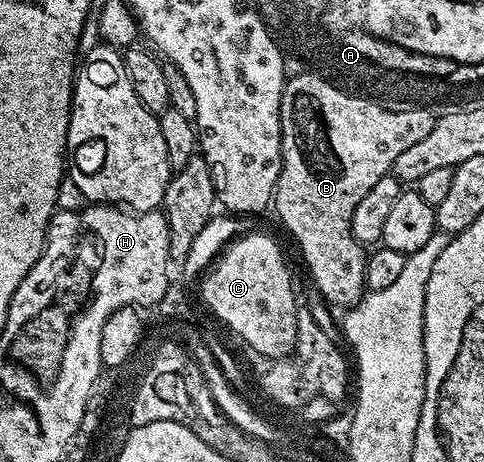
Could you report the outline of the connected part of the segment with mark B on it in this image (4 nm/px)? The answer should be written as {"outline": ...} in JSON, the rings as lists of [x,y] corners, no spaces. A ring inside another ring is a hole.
{"outline":[[[298,73],[288,77],[287,83],[287,95],[283,102],[284,138],[281,140],[283,163],[275,185],[273,210],[279,213],[284,228],[295,237],[320,296],[335,306],[350,308],[364,296],[368,255],[365,247],[351,234],[353,208],[361,204],[365,192],[369,192],[377,180],[392,173],[397,156],[401,156],[405,148],[429,136],[431,120],[424,113],[384,113],[365,102],[343,97],[343,94],[336,93],[318,79],[303,78]]]}

